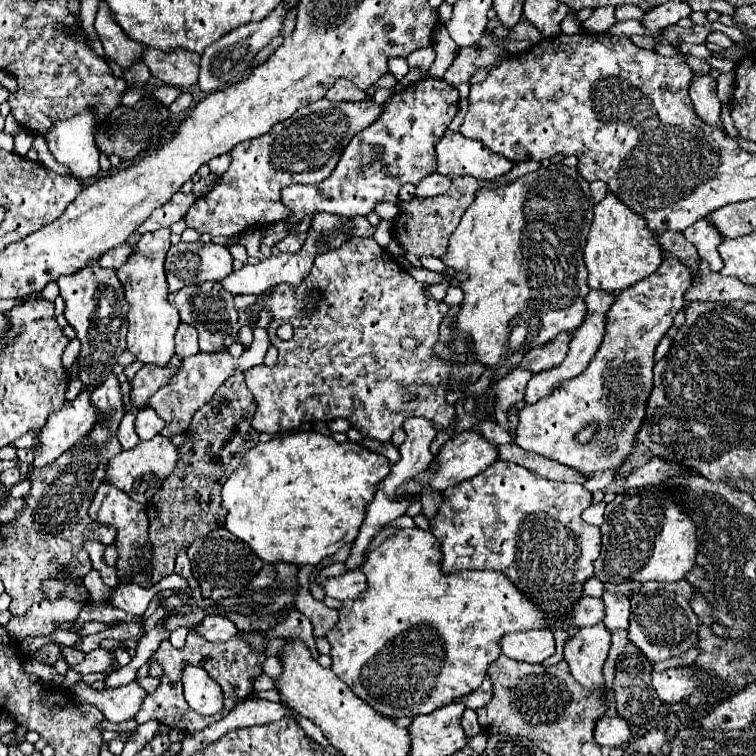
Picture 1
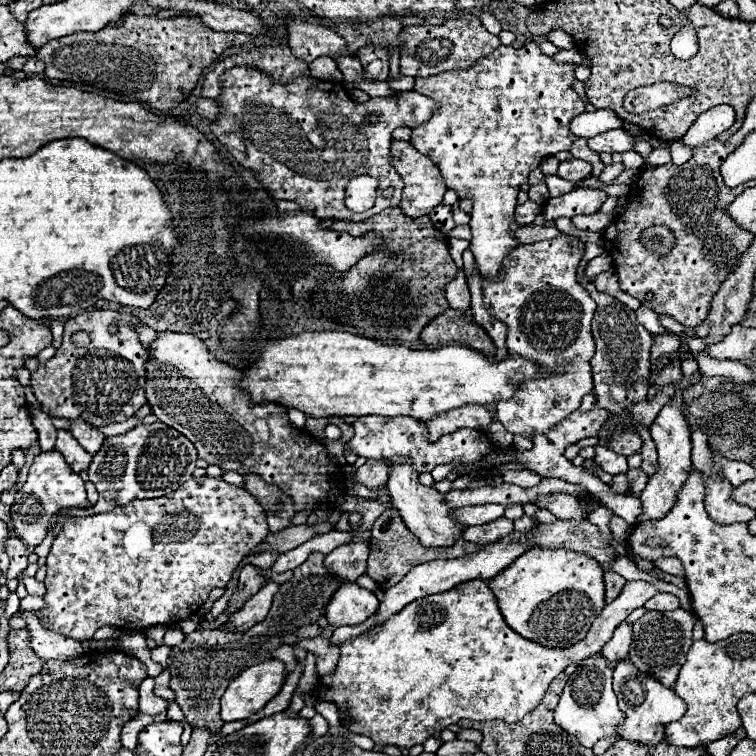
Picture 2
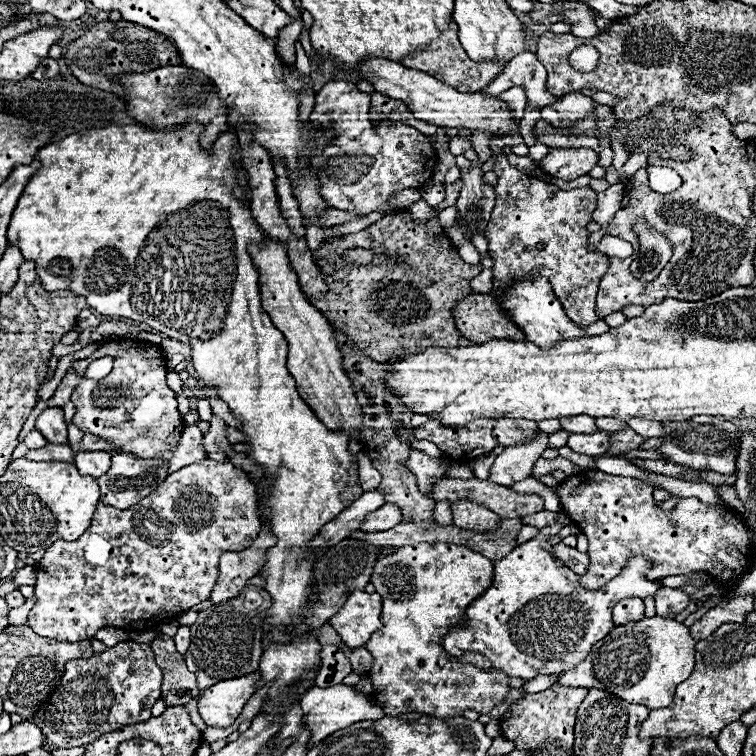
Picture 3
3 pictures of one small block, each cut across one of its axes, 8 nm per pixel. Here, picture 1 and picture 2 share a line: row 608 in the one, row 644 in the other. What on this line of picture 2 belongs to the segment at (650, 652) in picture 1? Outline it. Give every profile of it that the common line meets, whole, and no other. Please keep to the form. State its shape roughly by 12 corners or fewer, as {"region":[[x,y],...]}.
{"region":[[646,612],[632,626],[630,662],[674,686],[694,616]]}

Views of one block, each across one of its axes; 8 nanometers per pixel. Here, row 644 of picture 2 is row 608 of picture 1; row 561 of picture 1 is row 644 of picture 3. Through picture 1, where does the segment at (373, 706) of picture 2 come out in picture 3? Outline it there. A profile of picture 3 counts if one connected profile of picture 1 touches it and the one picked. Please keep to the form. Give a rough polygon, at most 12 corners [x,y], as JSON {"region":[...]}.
{"region":[[414,542],[370,582],[372,654],[386,714],[488,714],[510,690],[444,654],[494,562]]}

